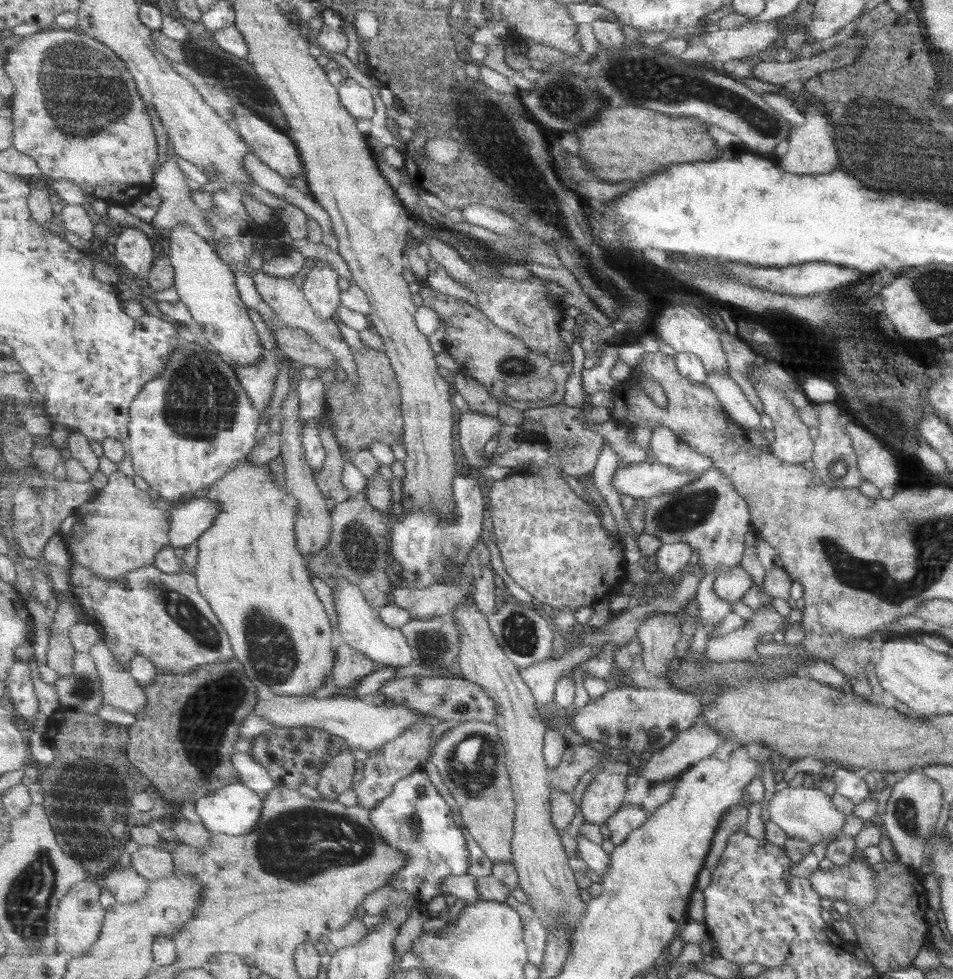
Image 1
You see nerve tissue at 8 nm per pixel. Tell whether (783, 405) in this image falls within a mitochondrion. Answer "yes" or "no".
yes

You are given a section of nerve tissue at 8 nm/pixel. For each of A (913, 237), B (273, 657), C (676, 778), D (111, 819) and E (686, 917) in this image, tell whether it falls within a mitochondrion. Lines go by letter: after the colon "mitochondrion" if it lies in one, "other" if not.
A: other
B: mitochondrion
C: other
D: mitochondrion
E: other

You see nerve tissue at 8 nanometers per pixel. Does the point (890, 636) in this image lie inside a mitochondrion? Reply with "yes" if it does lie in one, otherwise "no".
no

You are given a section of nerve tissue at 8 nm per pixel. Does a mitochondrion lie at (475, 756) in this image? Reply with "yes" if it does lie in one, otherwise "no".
yes

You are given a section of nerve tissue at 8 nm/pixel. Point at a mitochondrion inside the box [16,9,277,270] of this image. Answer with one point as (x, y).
(82, 93)

